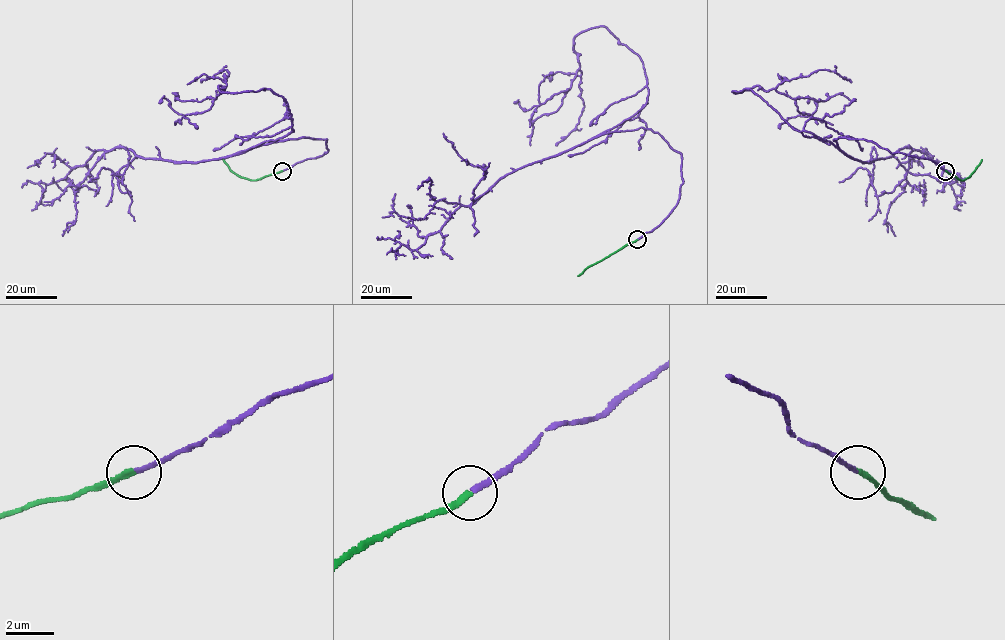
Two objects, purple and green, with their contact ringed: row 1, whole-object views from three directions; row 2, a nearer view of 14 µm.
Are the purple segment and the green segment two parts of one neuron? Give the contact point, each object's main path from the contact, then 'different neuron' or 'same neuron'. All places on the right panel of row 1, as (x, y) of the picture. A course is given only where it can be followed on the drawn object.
place (945, 171); course purple (945, 171), (871, 141), (839, 137), (838, 149), (751, 89), (732, 91), (775, 88), (810, 115), (778, 127); course green (945, 171), (963, 180), (982, 159); same neuron

